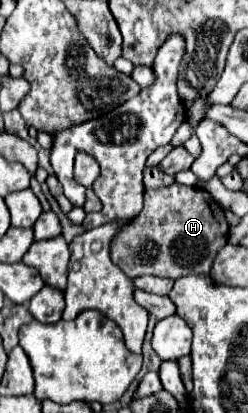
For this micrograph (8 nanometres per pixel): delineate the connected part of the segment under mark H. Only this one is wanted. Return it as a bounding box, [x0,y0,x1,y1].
[111,185,229,279]

